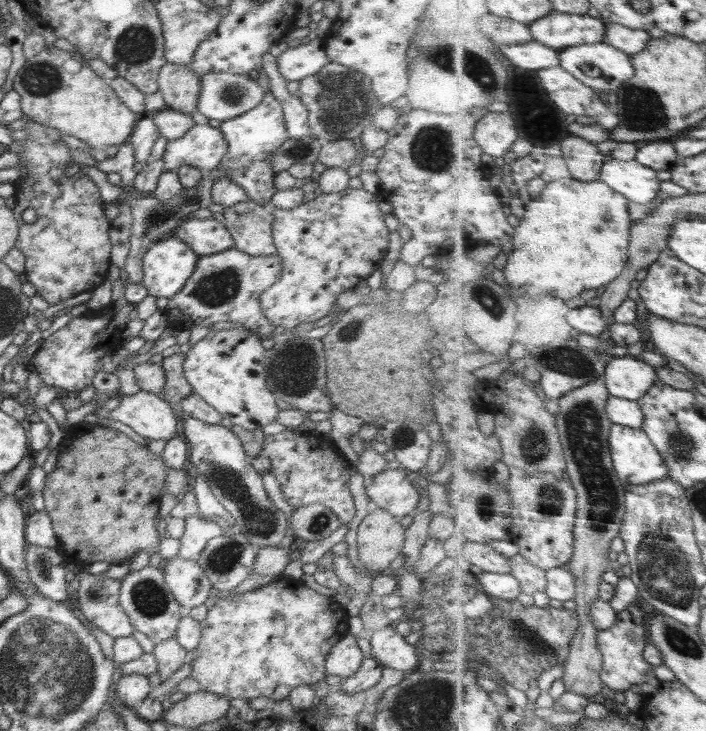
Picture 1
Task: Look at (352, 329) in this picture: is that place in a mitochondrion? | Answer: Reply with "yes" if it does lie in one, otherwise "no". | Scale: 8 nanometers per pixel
yes

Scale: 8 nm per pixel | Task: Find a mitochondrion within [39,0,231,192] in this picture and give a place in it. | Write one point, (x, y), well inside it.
(136, 46)

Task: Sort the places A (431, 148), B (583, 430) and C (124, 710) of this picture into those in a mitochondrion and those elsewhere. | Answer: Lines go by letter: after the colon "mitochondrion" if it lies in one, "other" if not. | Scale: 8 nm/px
A: mitochondrion
B: mitochondrion
C: other

